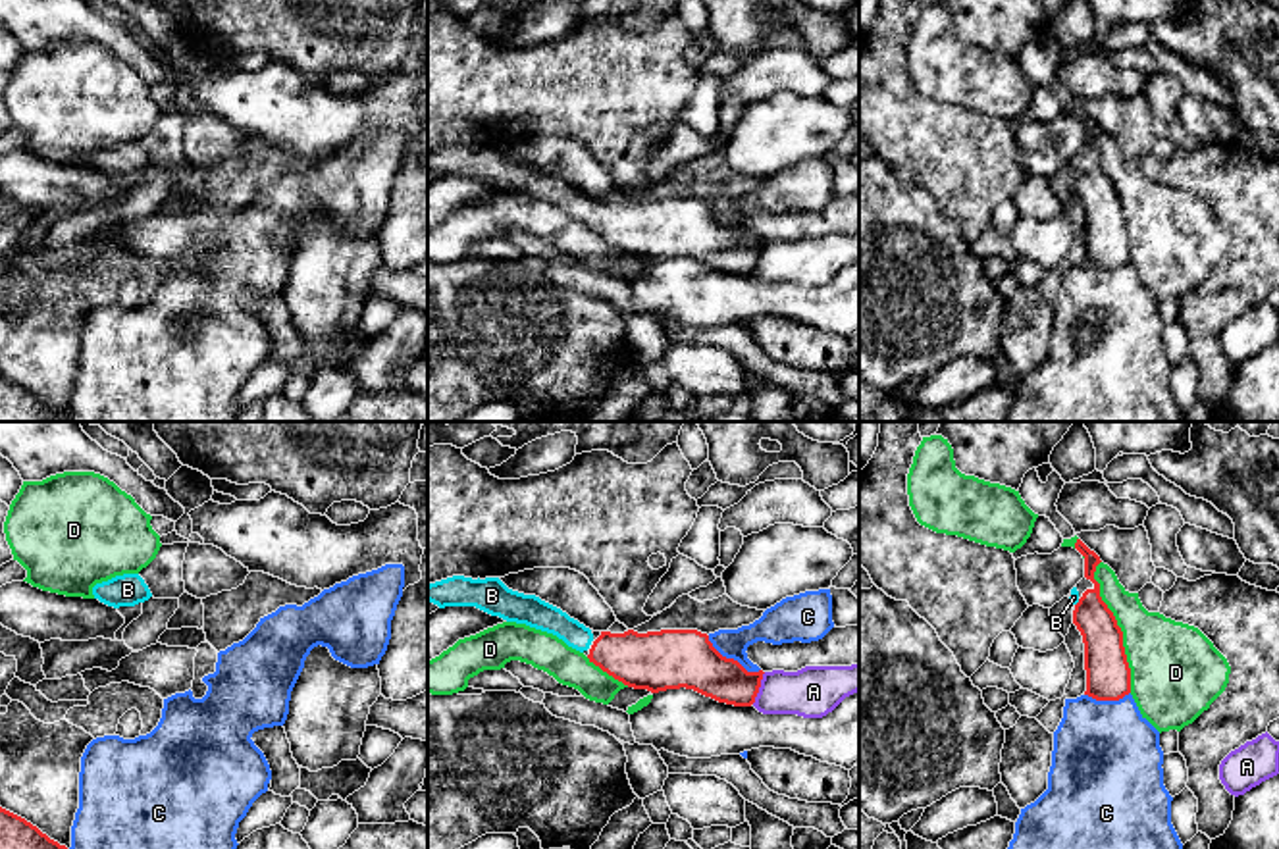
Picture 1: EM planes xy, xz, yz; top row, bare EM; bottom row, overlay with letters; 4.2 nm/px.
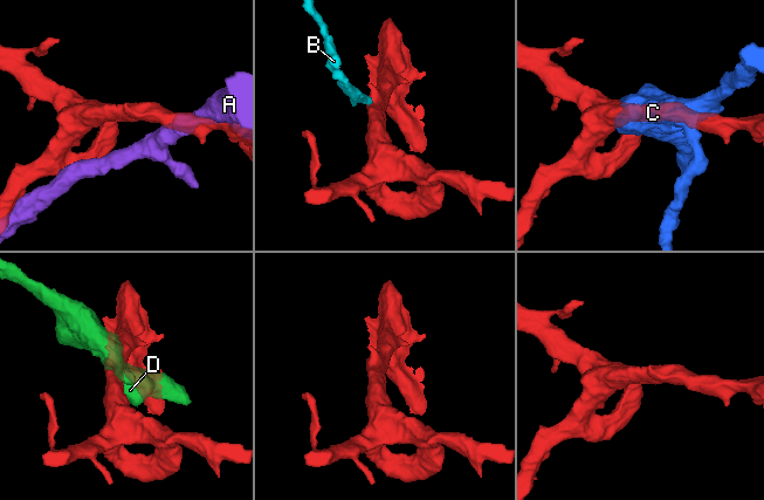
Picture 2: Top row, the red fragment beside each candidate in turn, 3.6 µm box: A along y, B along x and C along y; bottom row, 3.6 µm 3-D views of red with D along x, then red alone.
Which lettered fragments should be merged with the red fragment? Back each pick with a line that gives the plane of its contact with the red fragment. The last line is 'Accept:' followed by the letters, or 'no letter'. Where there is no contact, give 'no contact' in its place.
B: yz
Accept: B

